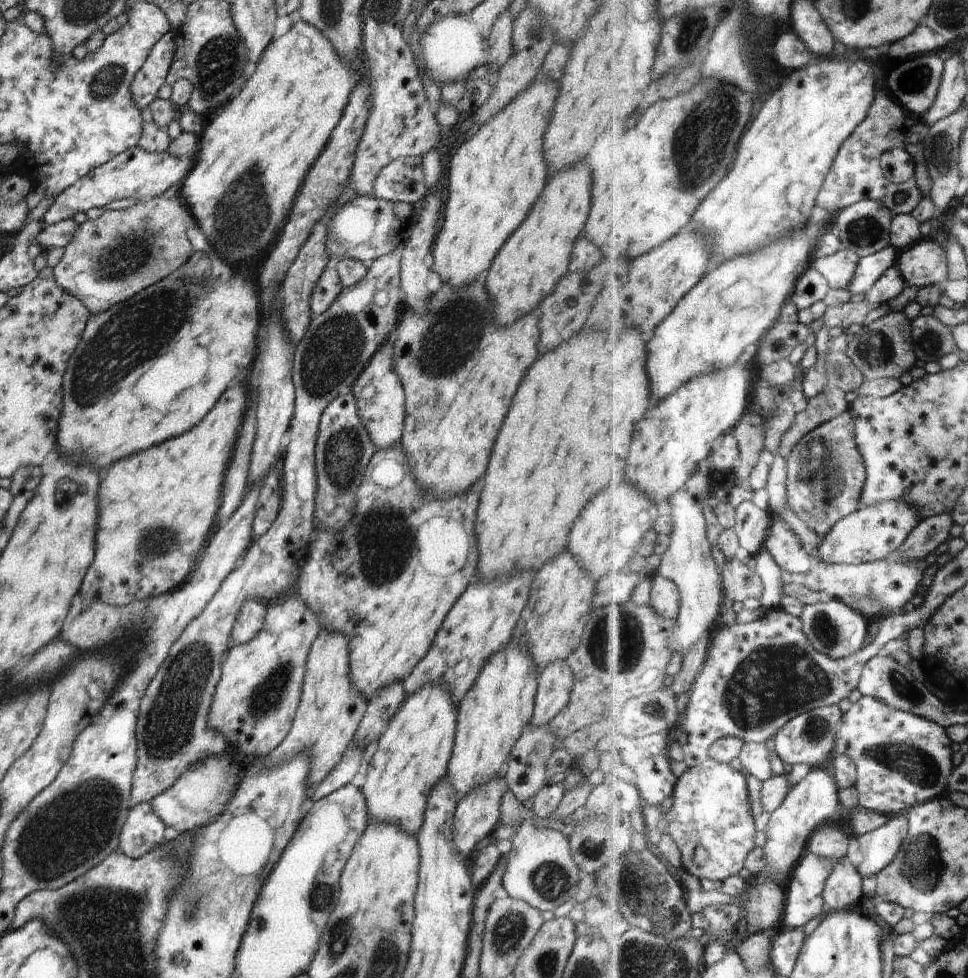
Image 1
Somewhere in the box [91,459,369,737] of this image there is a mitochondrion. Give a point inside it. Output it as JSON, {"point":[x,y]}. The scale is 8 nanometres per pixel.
{"point":[266,698]}

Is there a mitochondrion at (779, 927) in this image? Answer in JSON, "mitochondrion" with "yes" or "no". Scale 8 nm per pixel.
{"mitochondrion":"no"}

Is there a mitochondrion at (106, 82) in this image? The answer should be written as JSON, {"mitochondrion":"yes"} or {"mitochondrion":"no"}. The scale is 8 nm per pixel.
{"mitochondrion":"yes"}

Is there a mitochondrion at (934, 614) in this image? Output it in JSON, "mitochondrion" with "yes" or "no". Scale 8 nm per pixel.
{"mitochondrion":"no"}

